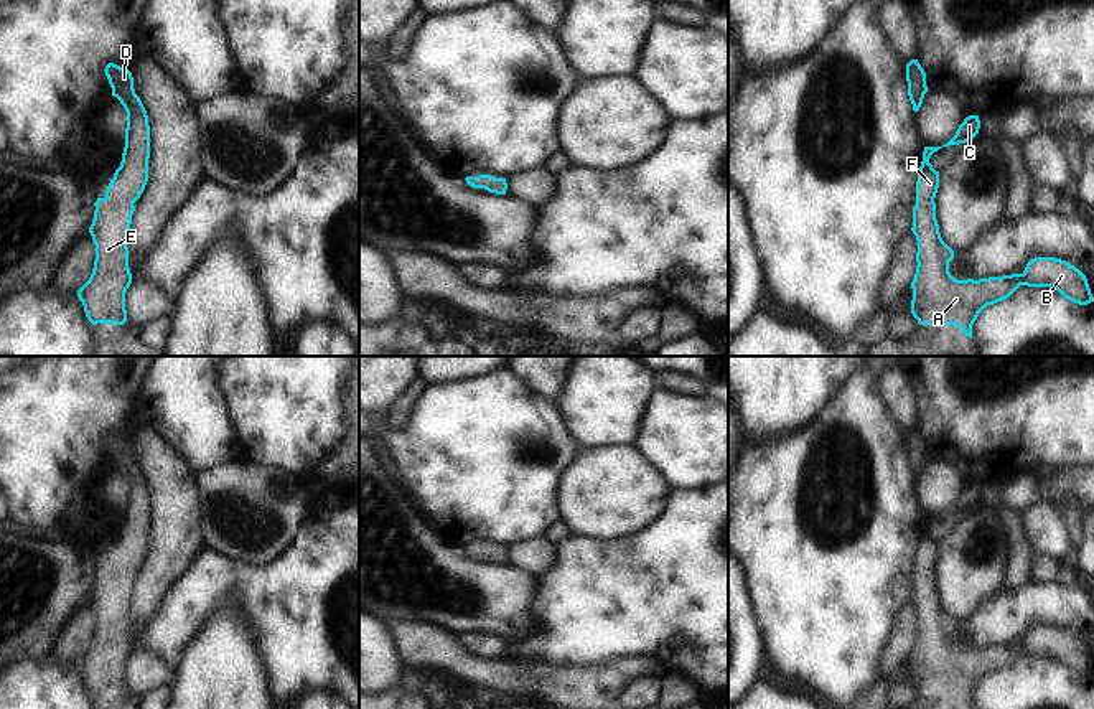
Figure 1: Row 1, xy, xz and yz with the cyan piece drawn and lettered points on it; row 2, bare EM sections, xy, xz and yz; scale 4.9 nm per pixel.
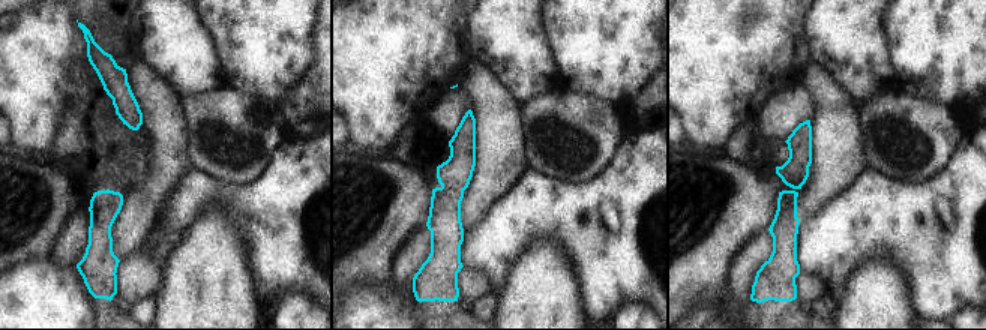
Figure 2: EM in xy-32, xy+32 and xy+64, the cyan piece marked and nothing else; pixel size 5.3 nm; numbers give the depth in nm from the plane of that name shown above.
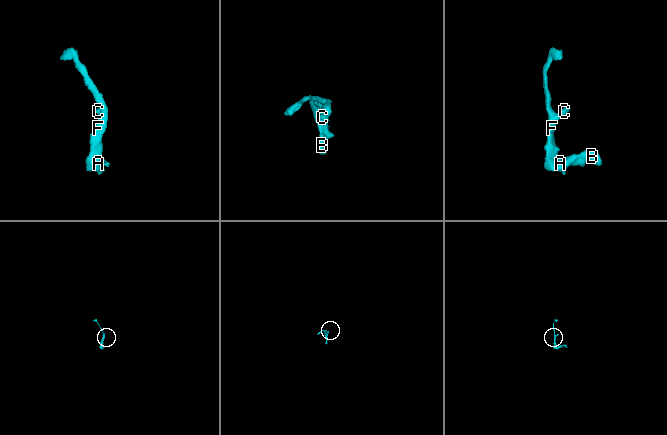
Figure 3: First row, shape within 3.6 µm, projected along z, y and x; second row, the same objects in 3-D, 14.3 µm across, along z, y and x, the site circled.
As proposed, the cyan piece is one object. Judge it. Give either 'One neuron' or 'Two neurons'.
One neuron

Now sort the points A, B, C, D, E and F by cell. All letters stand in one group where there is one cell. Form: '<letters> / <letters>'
A B C D E F

